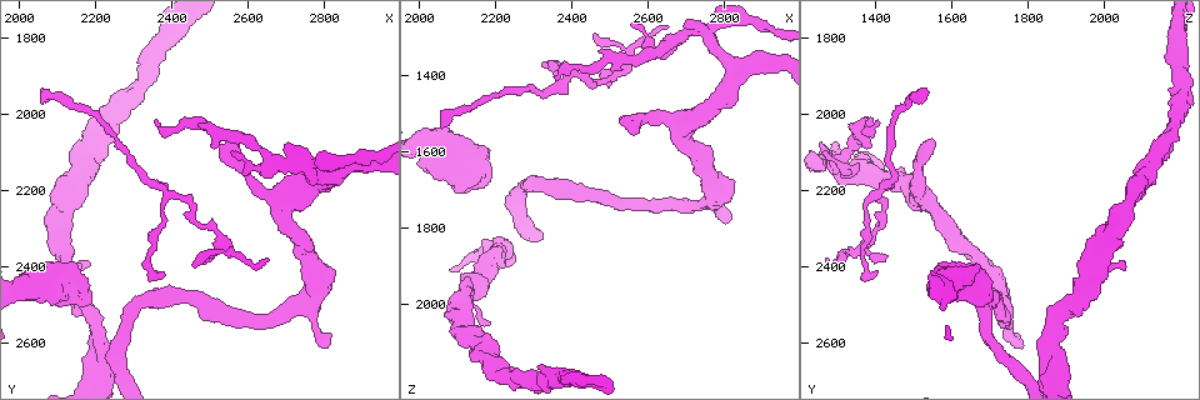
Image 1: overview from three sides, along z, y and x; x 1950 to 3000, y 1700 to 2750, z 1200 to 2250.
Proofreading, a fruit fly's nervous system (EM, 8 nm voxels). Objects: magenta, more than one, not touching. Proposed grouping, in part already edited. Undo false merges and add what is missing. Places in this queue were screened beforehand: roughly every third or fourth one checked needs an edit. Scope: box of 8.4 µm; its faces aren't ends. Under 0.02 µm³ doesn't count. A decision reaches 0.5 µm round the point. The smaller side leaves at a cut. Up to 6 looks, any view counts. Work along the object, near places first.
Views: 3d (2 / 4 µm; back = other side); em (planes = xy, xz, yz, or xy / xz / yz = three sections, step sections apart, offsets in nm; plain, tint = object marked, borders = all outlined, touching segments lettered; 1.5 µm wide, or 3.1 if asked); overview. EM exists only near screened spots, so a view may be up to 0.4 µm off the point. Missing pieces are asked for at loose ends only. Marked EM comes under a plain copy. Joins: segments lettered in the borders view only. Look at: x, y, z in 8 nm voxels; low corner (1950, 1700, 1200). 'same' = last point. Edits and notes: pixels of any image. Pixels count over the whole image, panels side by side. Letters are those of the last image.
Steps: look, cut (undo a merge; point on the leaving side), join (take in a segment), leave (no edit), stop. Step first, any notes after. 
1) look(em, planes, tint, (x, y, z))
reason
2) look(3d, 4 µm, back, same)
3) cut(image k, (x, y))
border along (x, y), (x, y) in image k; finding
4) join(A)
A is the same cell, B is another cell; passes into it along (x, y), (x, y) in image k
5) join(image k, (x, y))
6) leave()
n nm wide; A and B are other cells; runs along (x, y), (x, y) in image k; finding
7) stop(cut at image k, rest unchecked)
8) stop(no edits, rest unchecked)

look(3d, 2 µm, (2055, 1940, 1525))
thin end

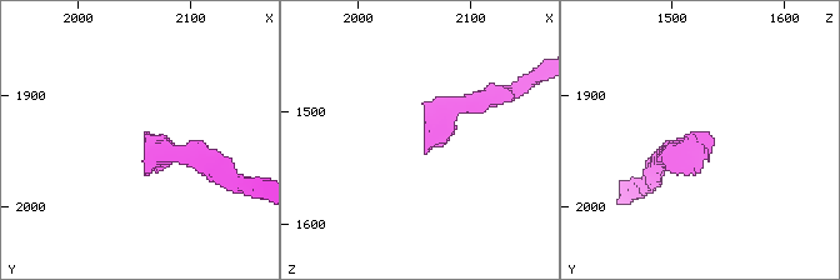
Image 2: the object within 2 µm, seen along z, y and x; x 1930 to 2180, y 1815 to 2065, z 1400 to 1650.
look(em, xy, step 8, tint, (2060, 1938, 1534))

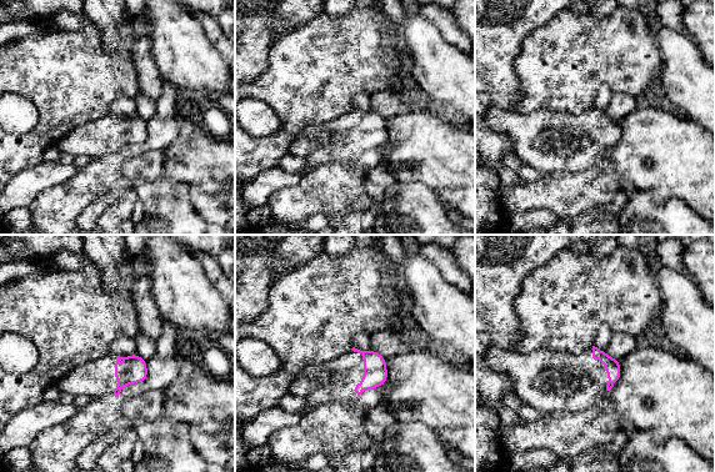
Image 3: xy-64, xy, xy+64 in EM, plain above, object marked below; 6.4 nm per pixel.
look(em, planes, borders, same)
another direction

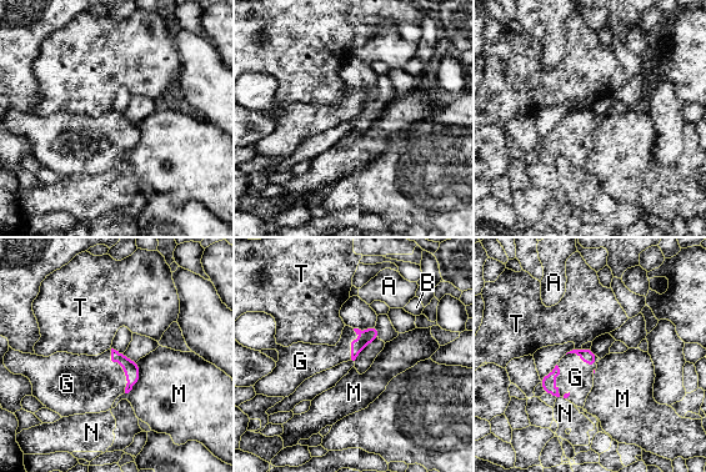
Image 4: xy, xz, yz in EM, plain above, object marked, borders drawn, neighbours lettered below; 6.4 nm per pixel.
join(G)
G touches over 300 nm; G is the same cell, A, B, M, N and T are other cells; it goes on there

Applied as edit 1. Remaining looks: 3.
look(em, xz, step 4, tint, (2360, 2015, 1400))

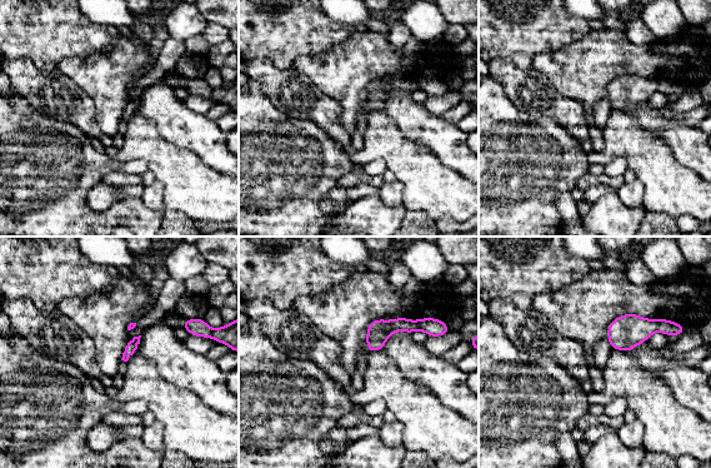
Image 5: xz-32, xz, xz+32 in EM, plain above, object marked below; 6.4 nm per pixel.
look(em, planes, borders, same)

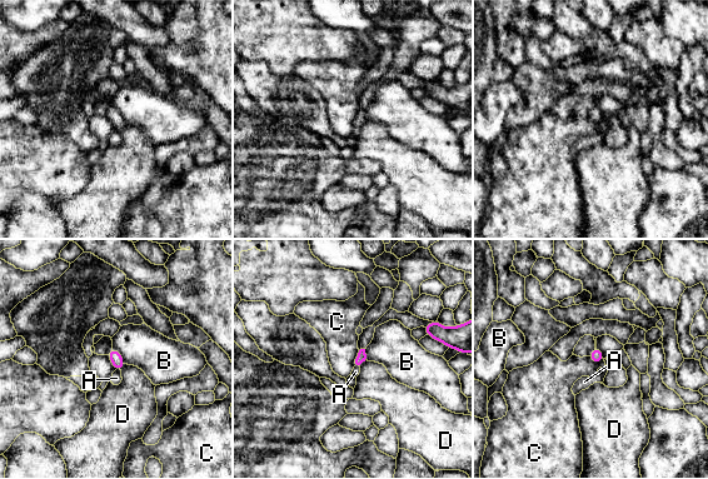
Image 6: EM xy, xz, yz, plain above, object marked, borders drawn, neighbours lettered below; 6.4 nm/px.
leave()
A, B, C and D are other cells; none of them fits

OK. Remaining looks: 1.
look(em, planes, borders, (2110, 2225, 2060))
thin neck

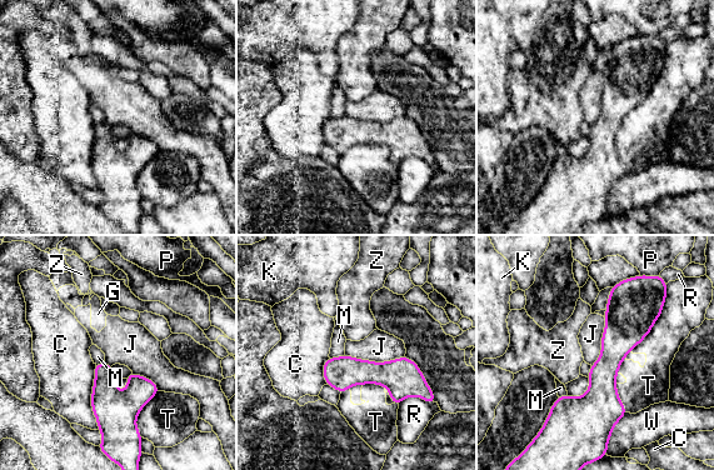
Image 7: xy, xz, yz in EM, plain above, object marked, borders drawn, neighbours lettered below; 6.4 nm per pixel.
leave()
80 nm wide; C, G, J, K, M, P, R, T, W and Z are other cells; border along (344, 354), (374, 361), (404, 356) in image 7; continuous, no second neuron

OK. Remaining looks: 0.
stop(join at image 4, rest unchecked)

